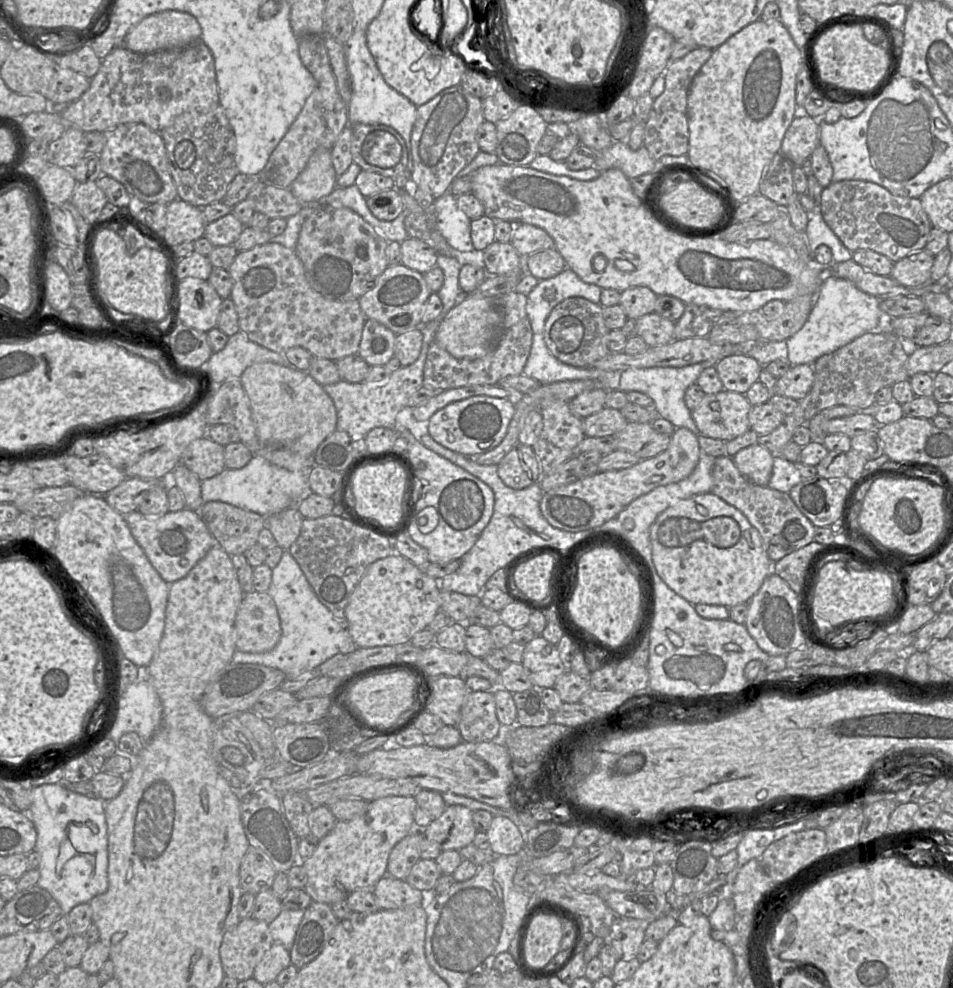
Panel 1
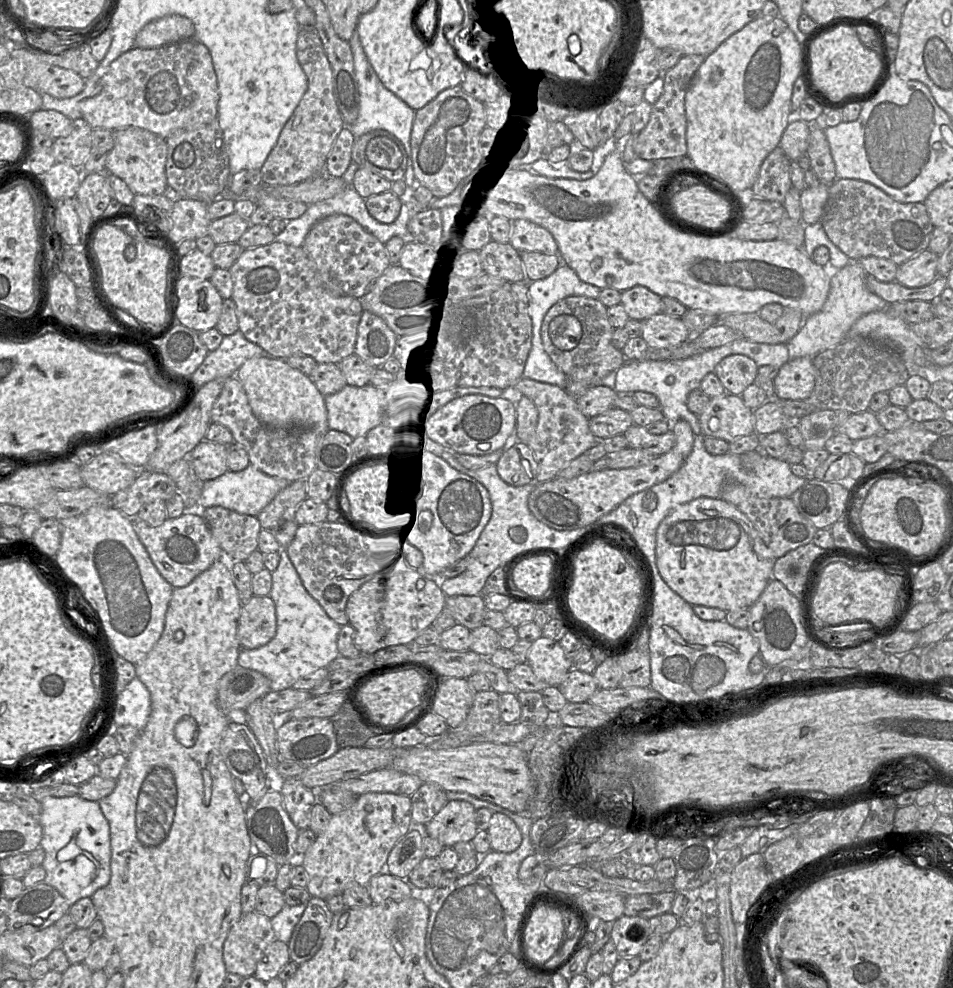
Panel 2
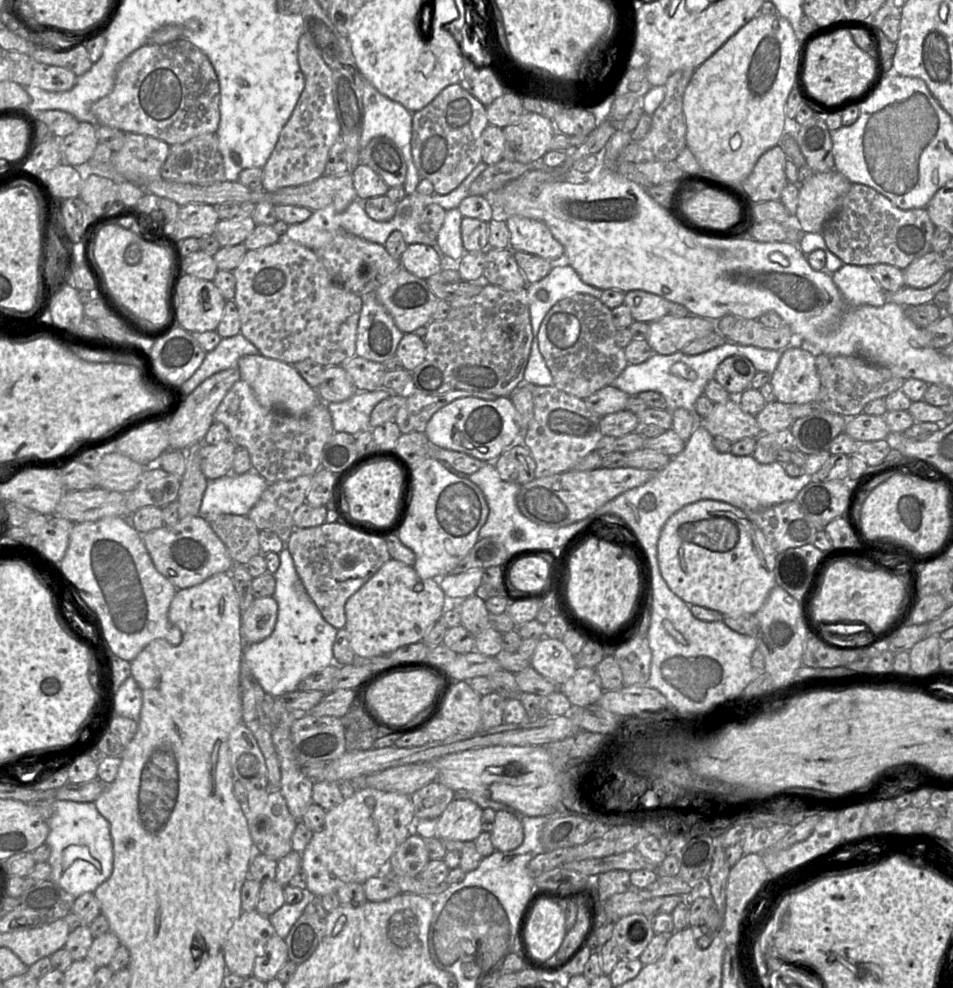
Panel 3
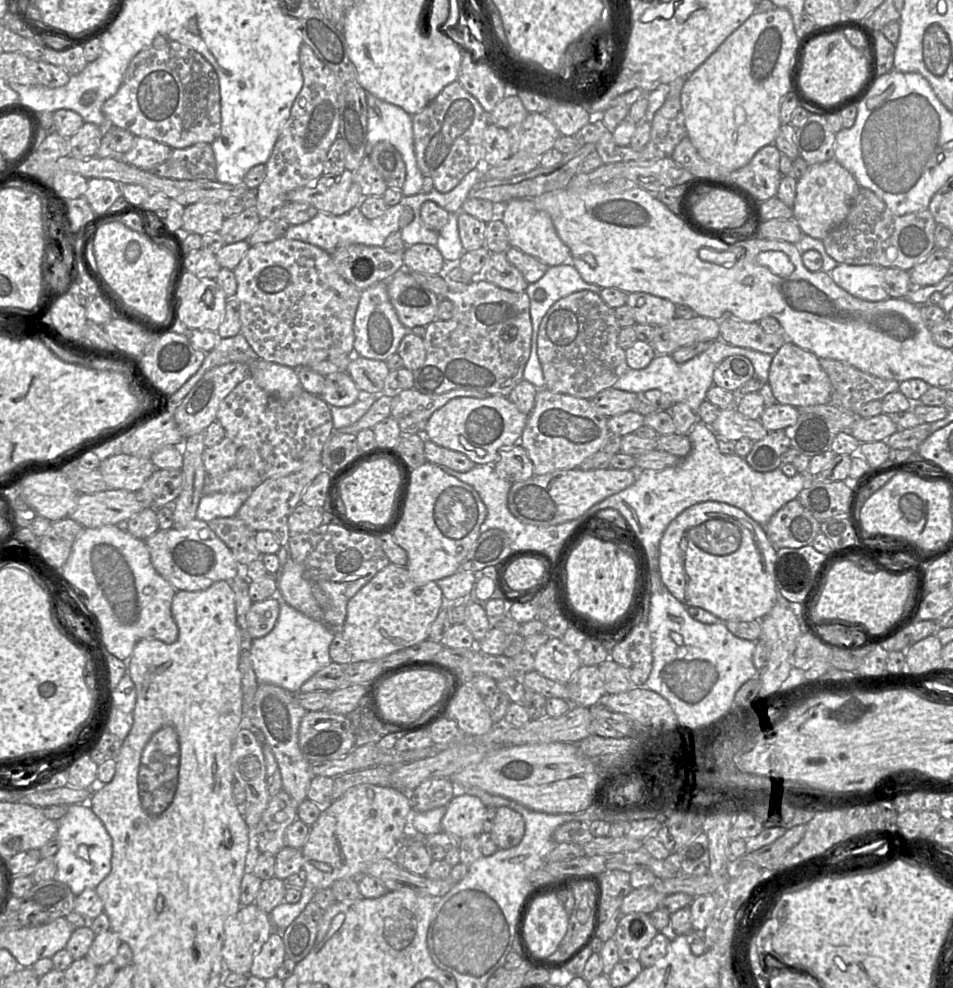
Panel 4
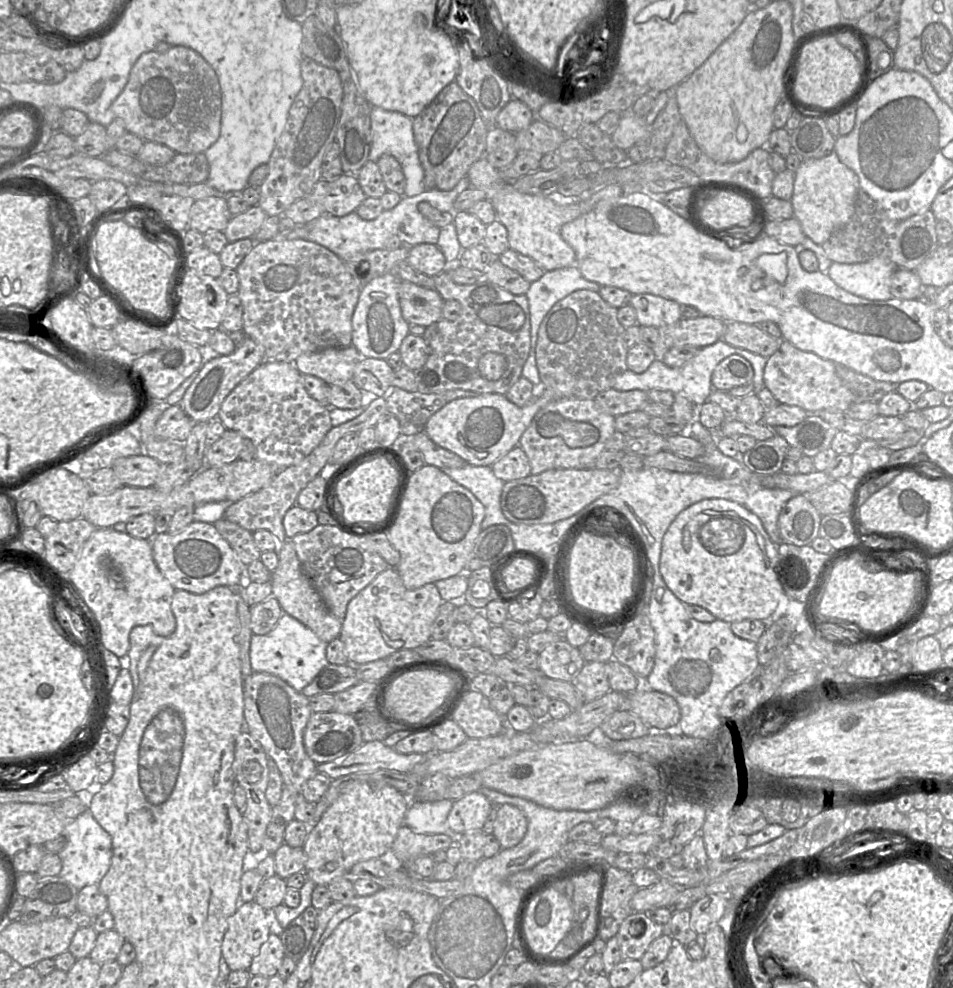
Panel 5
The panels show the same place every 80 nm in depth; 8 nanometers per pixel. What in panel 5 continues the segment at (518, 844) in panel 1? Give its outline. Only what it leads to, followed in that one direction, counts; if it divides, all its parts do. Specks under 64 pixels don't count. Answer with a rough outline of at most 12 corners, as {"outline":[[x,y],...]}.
{"outline":[[512,804],[498,806],[493,835],[502,849],[519,844],[527,818]]}

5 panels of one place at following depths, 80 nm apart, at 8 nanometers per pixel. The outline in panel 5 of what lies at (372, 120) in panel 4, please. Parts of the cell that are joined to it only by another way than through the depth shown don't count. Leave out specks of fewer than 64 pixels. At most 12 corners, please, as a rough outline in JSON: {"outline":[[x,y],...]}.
{"outline":[[372,106],[369,160],[389,154],[405,197],[424,192],[413,119]]}

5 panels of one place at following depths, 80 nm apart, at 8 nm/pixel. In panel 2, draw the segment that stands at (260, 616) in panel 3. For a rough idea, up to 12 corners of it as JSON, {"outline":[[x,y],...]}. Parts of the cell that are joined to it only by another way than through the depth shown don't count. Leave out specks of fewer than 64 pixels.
{"outline":[[253,595],[242,606],[238,640],[256,649],[276,634],[272,598]]}

